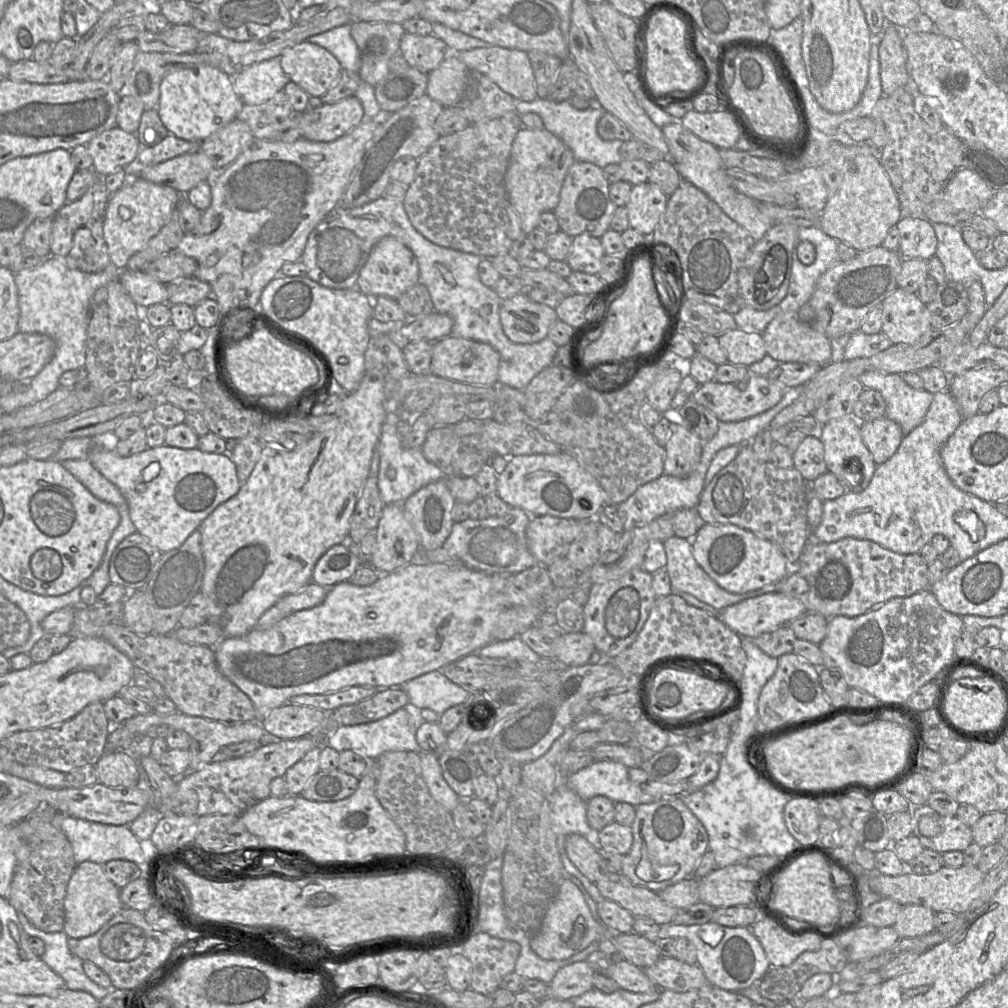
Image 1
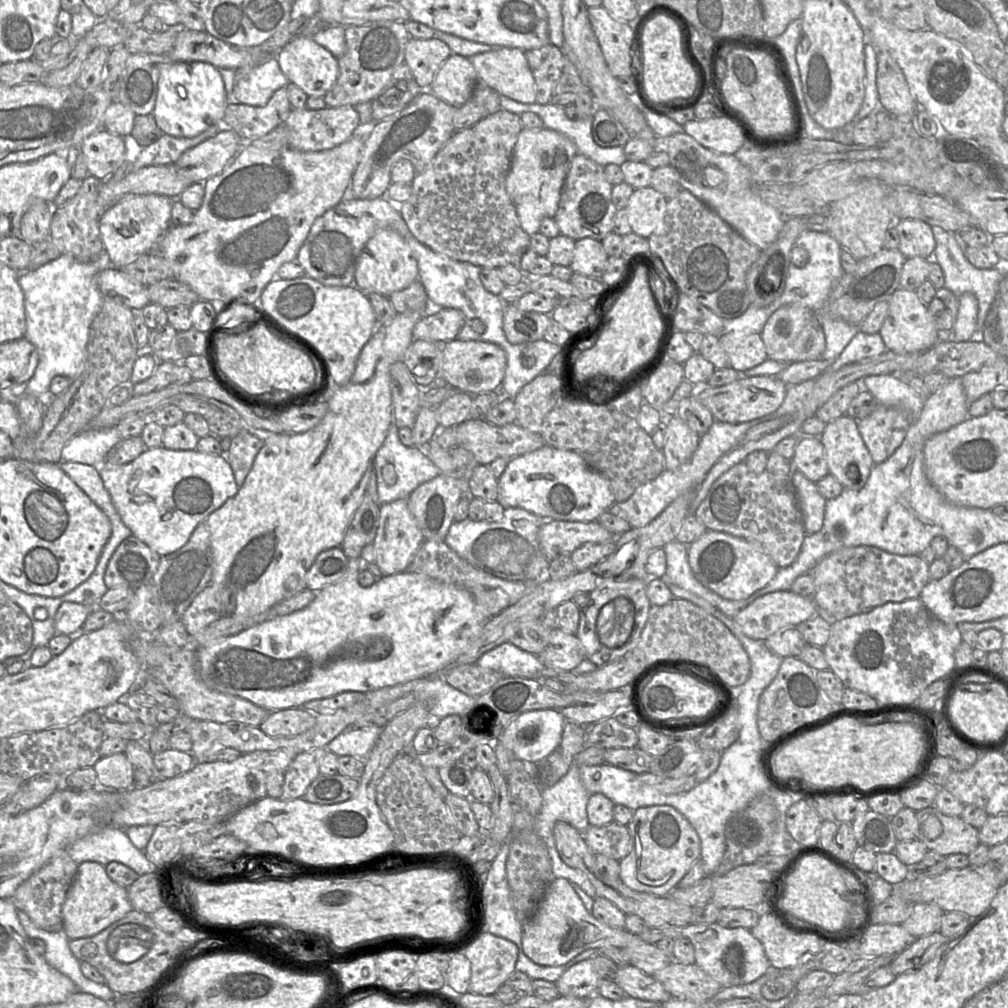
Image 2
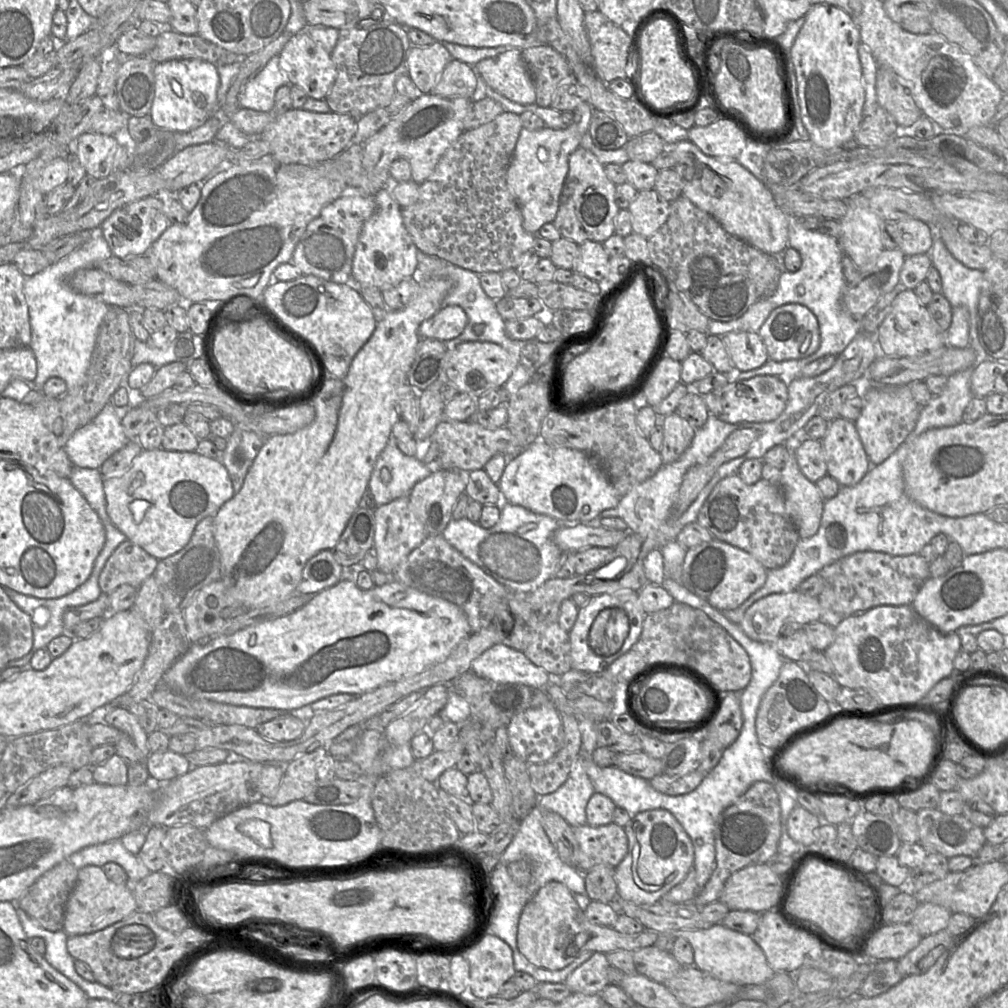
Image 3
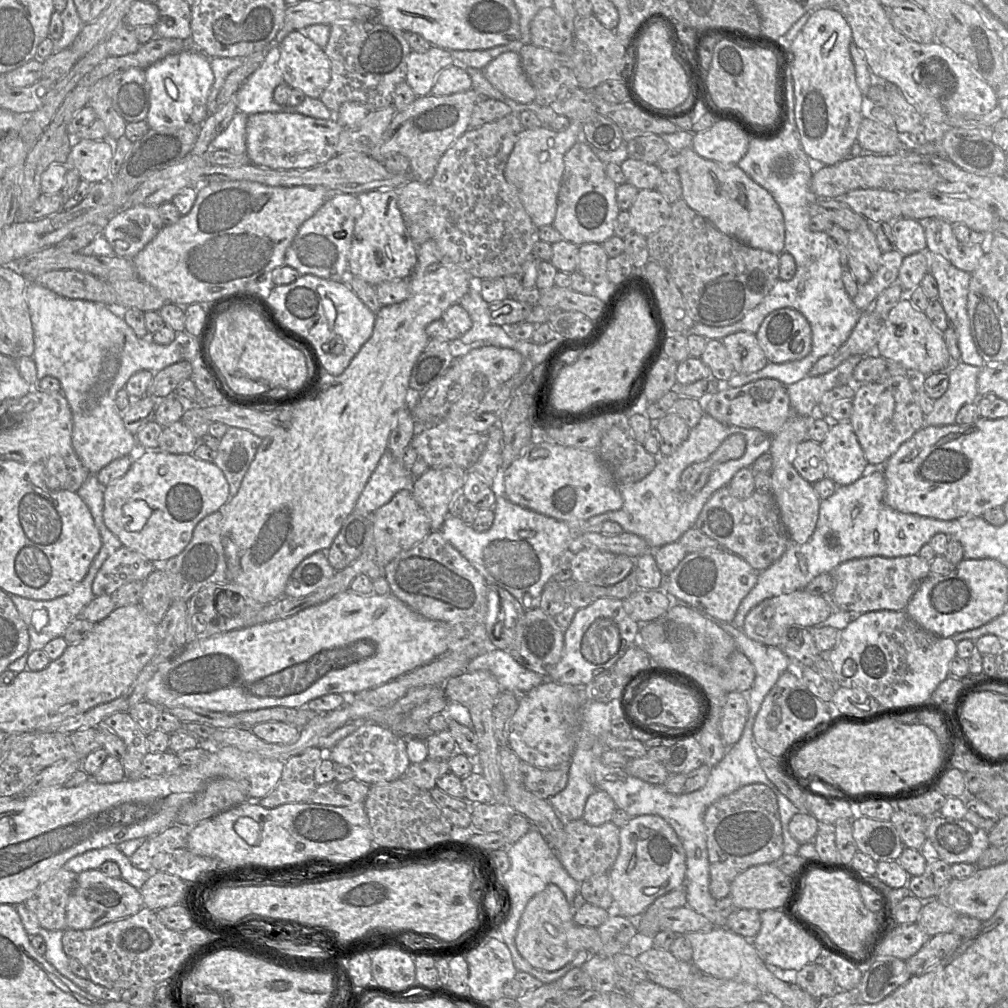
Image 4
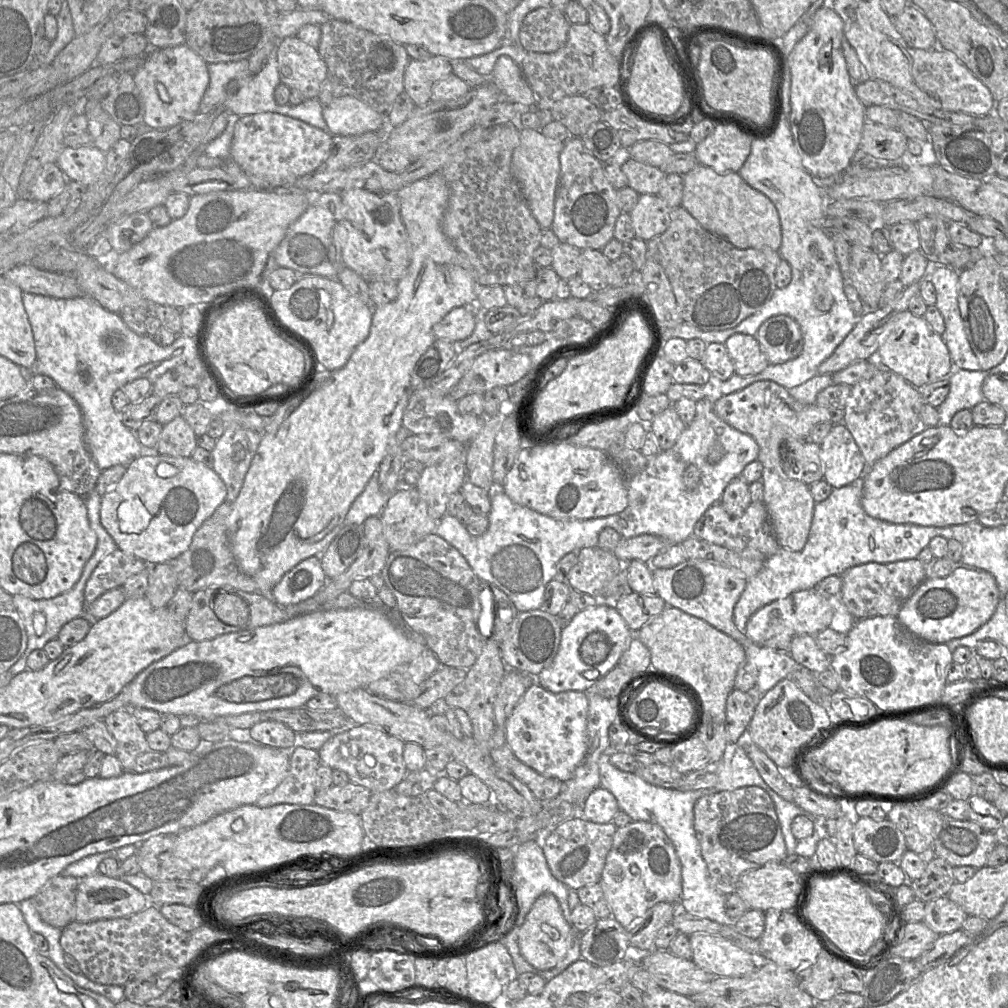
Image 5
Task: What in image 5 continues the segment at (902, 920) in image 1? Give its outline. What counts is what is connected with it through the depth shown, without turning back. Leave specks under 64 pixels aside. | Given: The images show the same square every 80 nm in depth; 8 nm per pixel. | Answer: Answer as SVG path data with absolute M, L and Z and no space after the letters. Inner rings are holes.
M947 896L925 903L925 923L938 935L960 930L968 914Z

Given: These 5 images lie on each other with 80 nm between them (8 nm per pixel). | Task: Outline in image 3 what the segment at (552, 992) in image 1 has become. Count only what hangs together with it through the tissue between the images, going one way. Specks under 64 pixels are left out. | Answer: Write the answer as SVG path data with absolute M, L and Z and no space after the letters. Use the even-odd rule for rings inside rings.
M594 953L588 961L567 977L564 984L572 994L600 995L609 984L607 976L609 966L606 954Z

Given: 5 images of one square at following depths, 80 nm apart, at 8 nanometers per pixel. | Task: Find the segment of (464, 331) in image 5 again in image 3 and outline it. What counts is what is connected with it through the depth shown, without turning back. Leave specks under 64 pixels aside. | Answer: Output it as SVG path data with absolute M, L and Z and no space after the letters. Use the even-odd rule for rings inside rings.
M442 306L434 316L420 324L418 333L420 338L434 338L446 343L461 335L467 322L467 315L460 306Z

